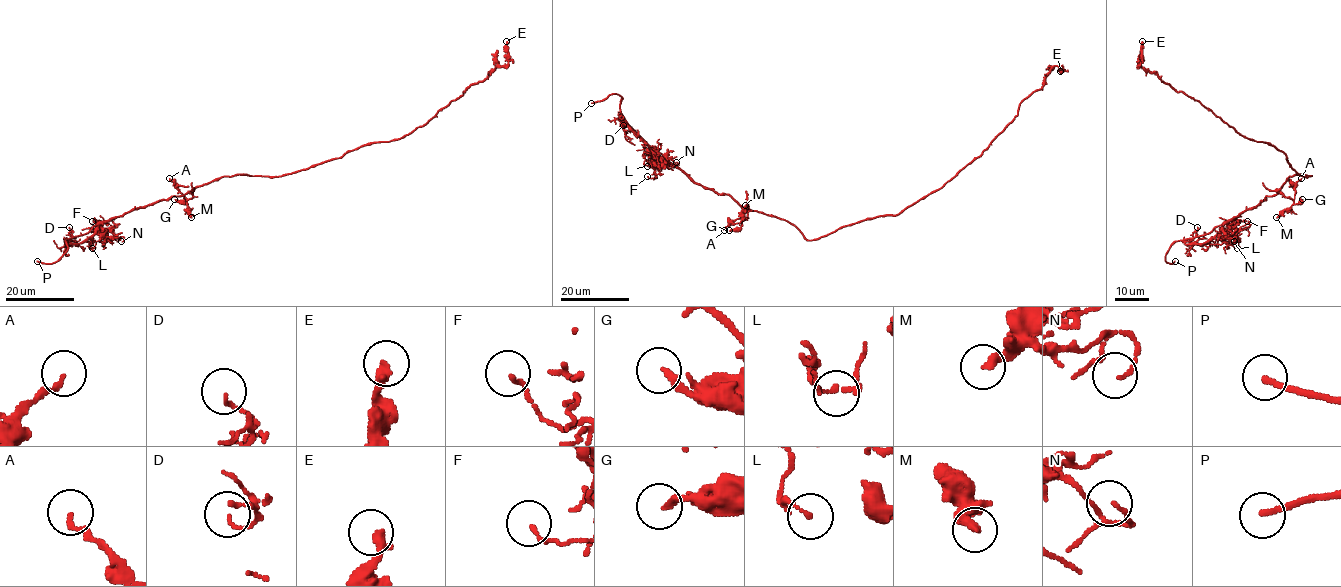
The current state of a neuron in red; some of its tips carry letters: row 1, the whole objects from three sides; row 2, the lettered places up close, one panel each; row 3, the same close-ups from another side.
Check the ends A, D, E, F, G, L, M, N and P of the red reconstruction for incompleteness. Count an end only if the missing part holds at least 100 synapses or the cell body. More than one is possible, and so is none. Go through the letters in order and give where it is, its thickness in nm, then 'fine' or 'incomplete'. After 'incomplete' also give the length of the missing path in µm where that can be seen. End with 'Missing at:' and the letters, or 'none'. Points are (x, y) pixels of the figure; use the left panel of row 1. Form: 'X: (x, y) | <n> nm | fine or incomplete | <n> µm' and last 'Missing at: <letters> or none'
A: (169, 178) | 150 nm | fine
D: (69, 227) | 90 nm | fine
E: (506, 41) | 300 nm | fine
F: (92, 221) | 110 nm | fine
G: (174, 199) | 220 nm | fine
L: (92, 248) | 140 nm | fine
M: (191, 217) | 280 nm | fine
N: (121, 241) | 100 nm | fine
P: (37, 261) | 200 nm | incomplete | 35 µm
Missing at: P

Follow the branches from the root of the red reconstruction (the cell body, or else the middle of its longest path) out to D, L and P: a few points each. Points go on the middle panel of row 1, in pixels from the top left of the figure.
D: (838, 229), (808, 240), (785, 220), (743, 208), (728, 195), (695, 183), (660, 157), (627, 124), (623, 125)
L: (838, 229), (808, 240), (785, 220), (743, 208), (728, 195), (695, 183), (645, 143), (647, 166)
P: (838, 229), (808, 240), (785, 220), (743, 208), (660, 157), (624, 118), (619, 95), (591, 103)

